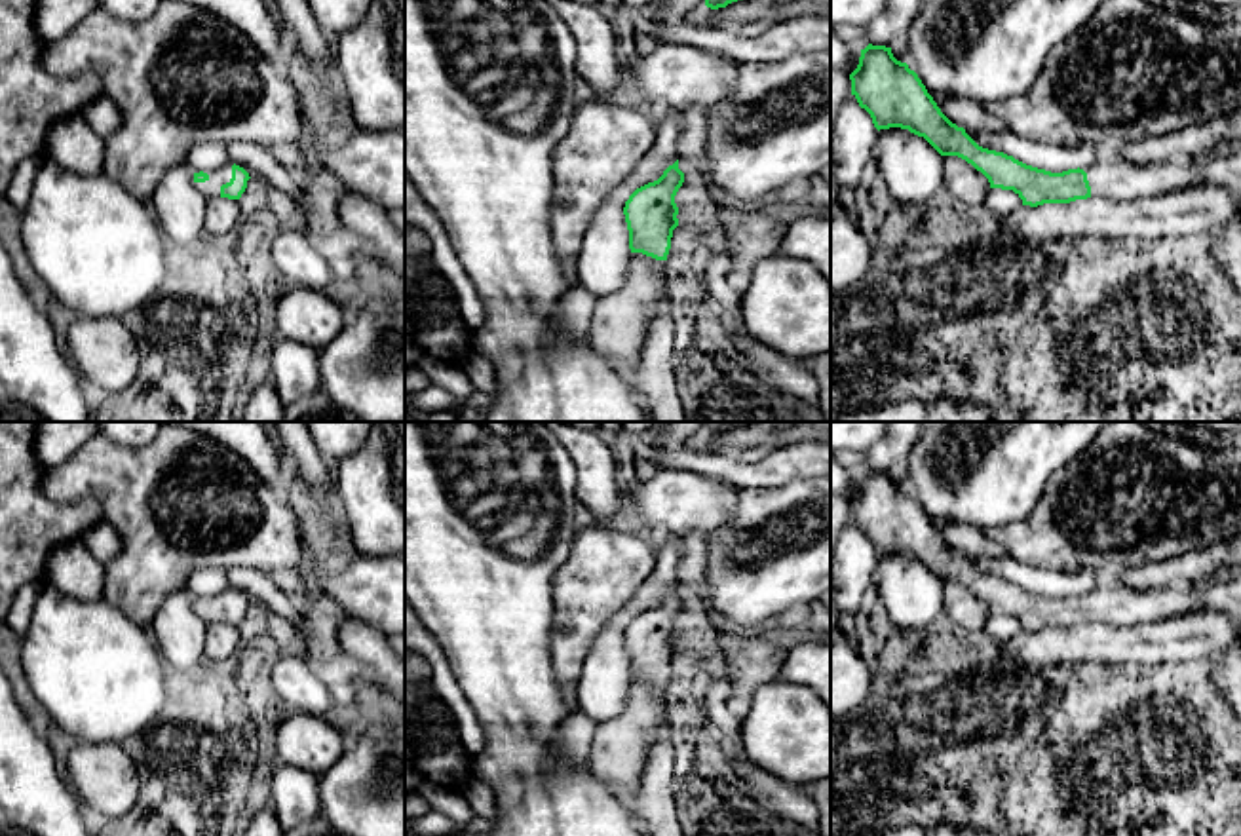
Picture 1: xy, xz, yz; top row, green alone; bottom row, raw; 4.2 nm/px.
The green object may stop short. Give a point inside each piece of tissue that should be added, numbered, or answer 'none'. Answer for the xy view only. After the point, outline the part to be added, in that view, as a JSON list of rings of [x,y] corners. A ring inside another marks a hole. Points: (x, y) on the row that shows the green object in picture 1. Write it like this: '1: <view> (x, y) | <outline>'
1: xy (211, 158) | [[[213,141],[196,144],[186,163],[194,173],[207,173],[209,179],[205,182],[196,182],[196,188],[207,198],[215,200],[220,196],[220,186],[230,182],[234,162],[226,154],[226,146]]]

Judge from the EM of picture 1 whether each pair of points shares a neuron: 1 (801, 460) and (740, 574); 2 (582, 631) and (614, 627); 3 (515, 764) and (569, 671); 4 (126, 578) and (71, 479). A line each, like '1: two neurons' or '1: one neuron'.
1: two neurons
2: two neurons
3: two neurons
4: one neuron

